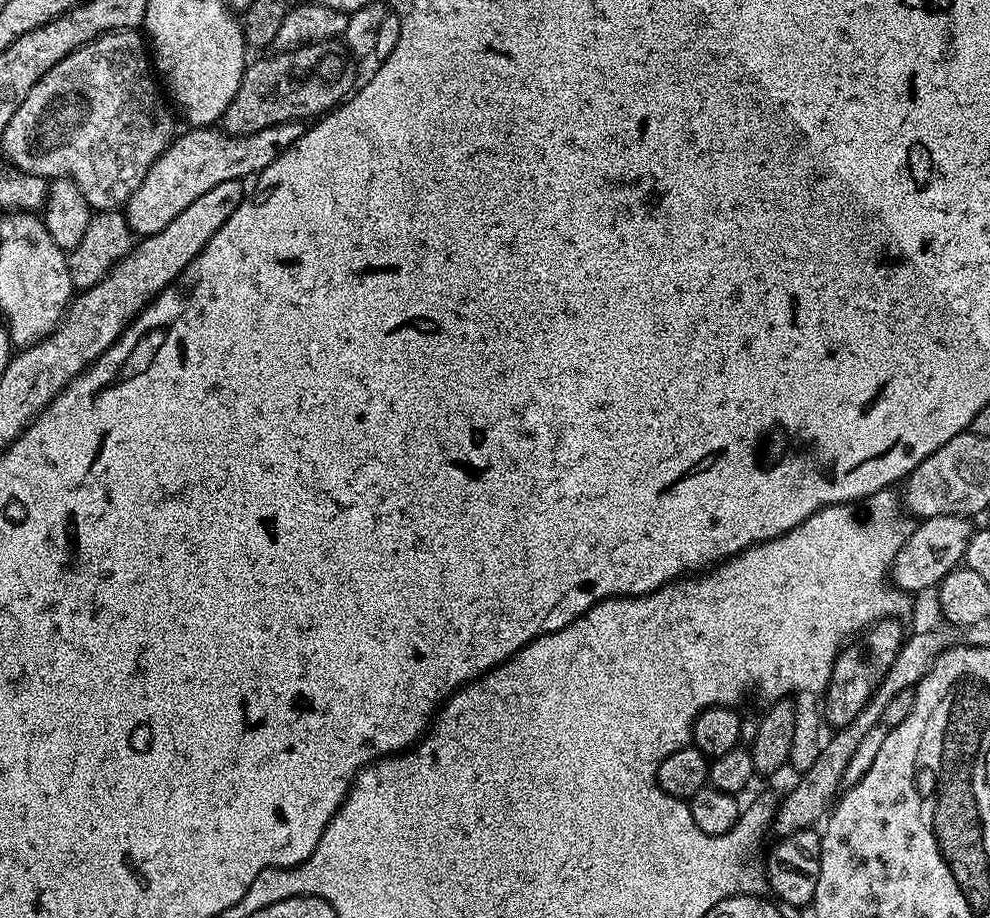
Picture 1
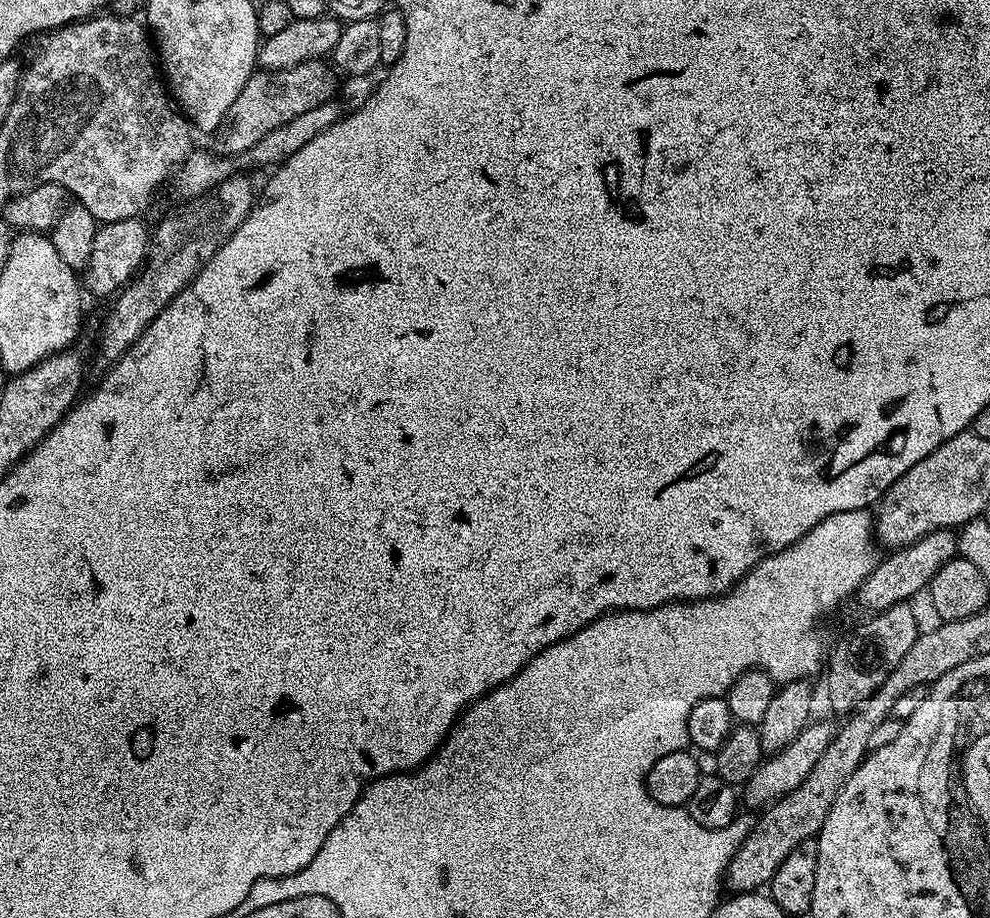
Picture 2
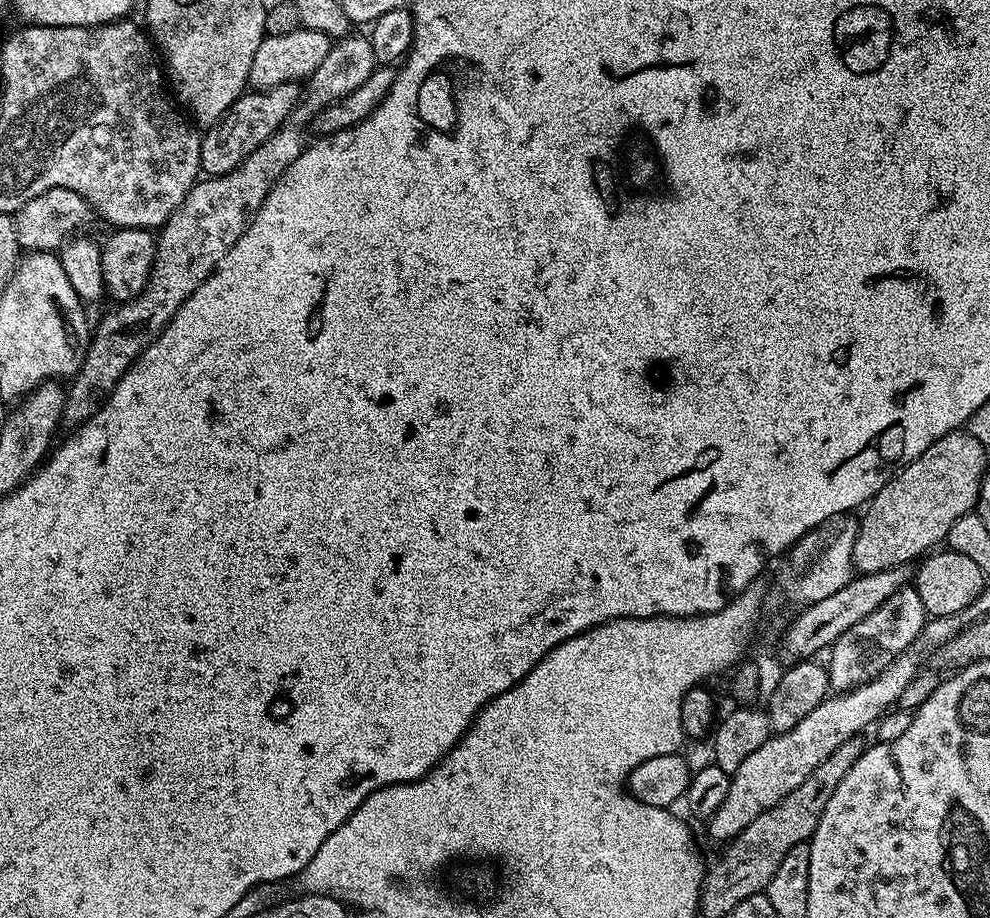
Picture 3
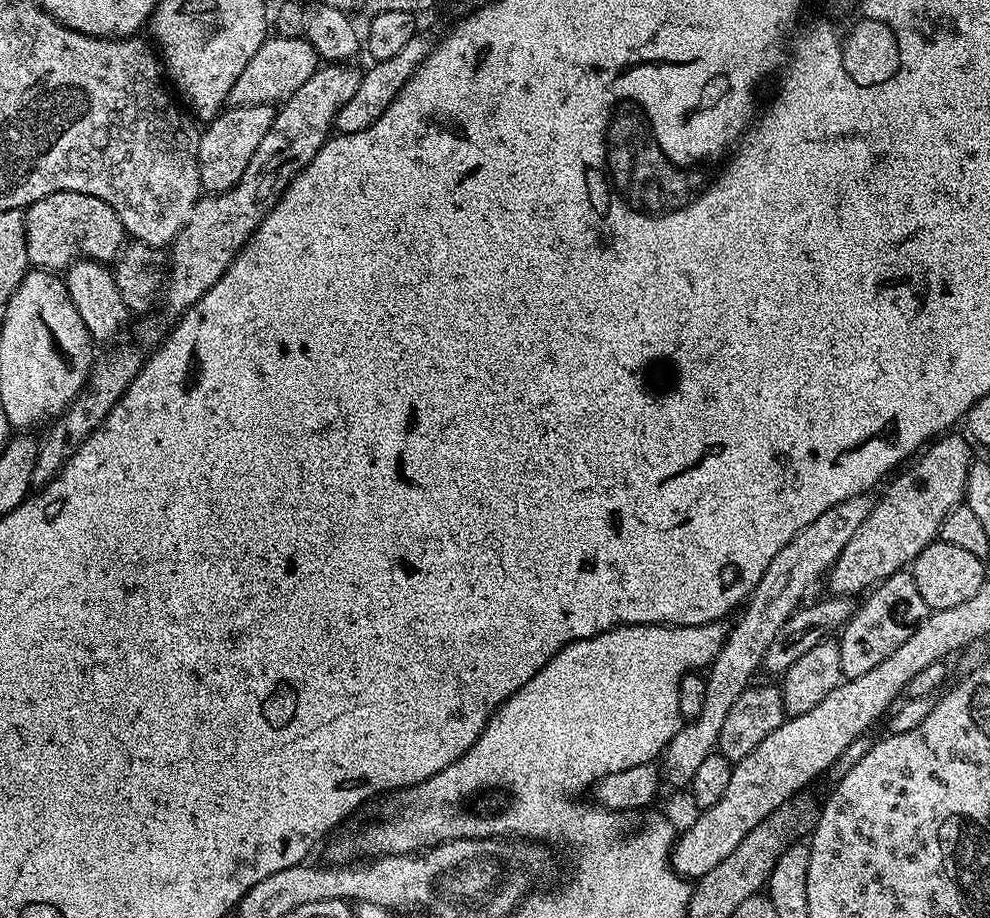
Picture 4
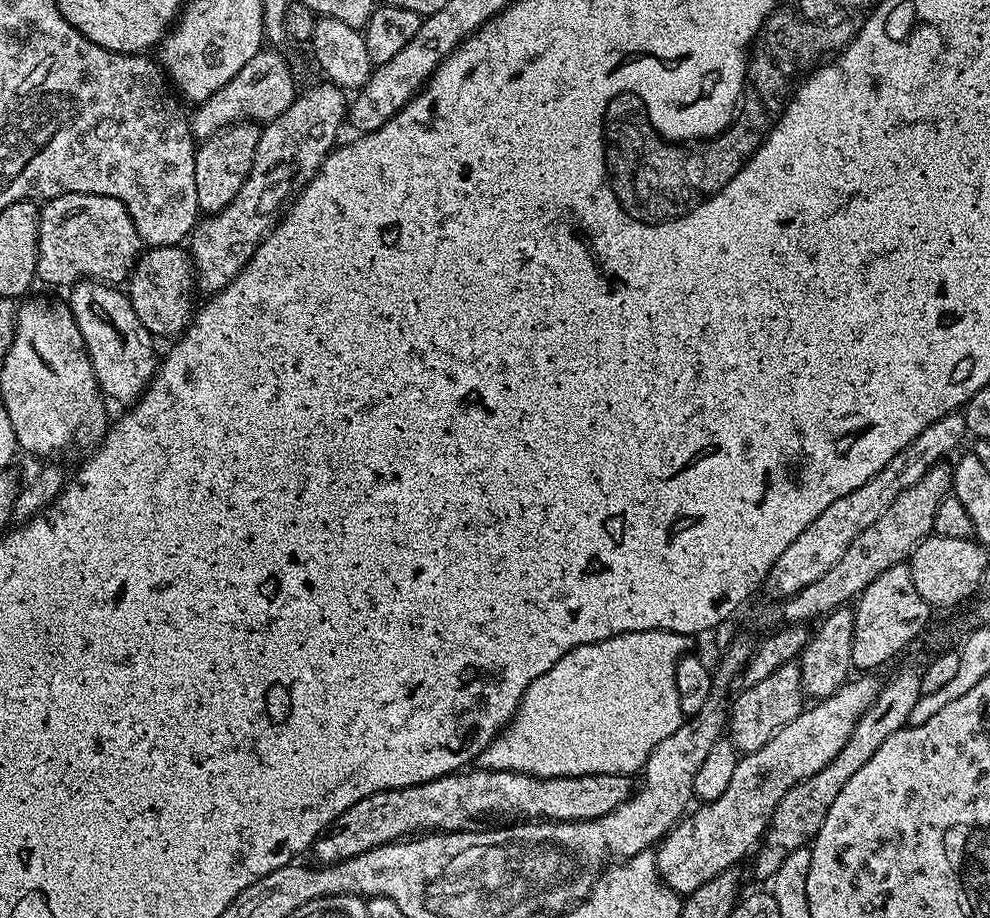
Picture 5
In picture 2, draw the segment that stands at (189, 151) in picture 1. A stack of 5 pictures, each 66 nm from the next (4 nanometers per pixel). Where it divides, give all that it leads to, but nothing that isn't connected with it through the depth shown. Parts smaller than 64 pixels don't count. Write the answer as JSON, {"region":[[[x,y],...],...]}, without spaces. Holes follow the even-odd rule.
{"region":[[[336,98],[327,100],[318,106],[314,106],[311,110],[306,110],[306,114],[298,114],[298,118],[290,118],[290,122],[270,130],[266,134],[266,138],[262,138],[253,148],[240,153],[235,159],[231,156],[219,155],[215,151],[212,151],[212,153],[194,150],[178,169],[181,194],[184,196],[200,196],[207,188],[208,191],[215,190],[224,180],[229,180],[231,176],[237,175],[238,169],[248,168],[251,164],[283,165],[293,159],[297,152],[303,152],[306,142],[310,142],[310,138],[318,138],[322,134],[322,130],[328,130],[330,126],[334,126],[334,122],[338,122],[346,115],[346,108],[343,108],[338,100]]]}

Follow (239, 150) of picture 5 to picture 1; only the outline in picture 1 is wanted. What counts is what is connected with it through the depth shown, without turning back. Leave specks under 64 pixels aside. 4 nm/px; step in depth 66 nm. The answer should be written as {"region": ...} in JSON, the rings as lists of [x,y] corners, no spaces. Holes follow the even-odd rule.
{"region":[[[284,50],[276,54],[280,56],[268,56],[253,64],[251,61],[244,69],[238,94],[234,94],[230,106],[226,106],[222,117],[223,131],[233,136],[245,136],[266,126],[291,120],[308,122],[331,112],[349,91],[348,76],[344,73],[343,62],[336,60],[334,53],[312,51],[316,50],[301,51],[301,56],[296,57],[291,51]]]}

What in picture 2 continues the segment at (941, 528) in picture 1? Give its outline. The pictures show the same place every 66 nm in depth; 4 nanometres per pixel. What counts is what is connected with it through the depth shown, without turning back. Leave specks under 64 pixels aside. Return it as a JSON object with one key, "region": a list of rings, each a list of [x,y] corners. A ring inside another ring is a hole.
{"region":[[[943,528],[918,538],[918,542],[910,546],[889,551],[885,555],[888,556],[885,560],[884,557],[877,559],[871,574],[862,581],[854,593],[857,606],[865,608],[865,613],[875,614],[895,604],[911,601],[913,599],[911,596],[916,596],[919,592],[921,595],[931,584],[934,574],[946,562],[957,559],[956,537],[955,531]]]}

